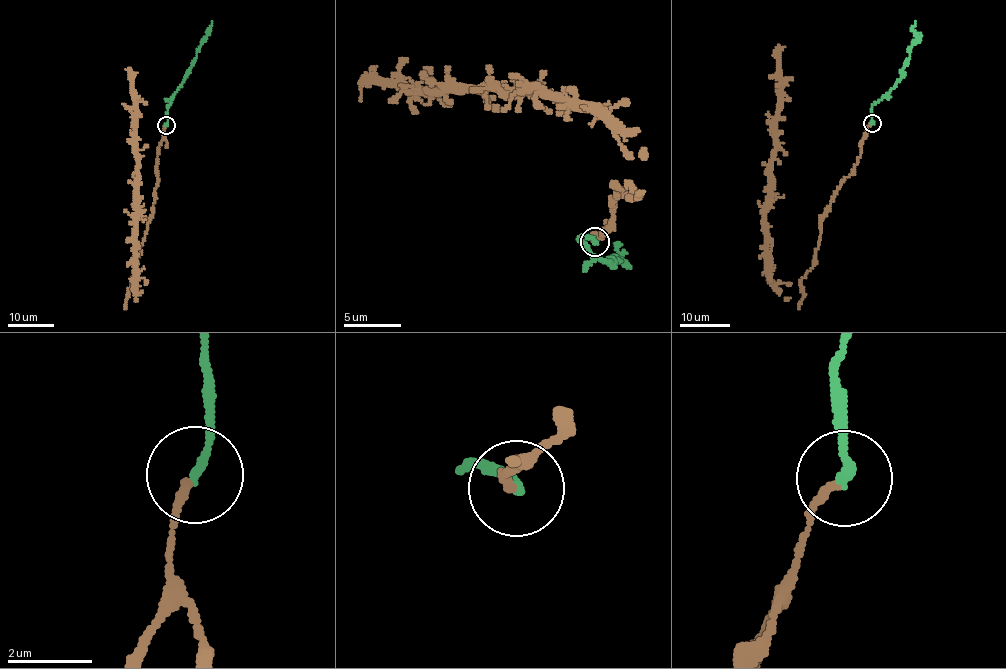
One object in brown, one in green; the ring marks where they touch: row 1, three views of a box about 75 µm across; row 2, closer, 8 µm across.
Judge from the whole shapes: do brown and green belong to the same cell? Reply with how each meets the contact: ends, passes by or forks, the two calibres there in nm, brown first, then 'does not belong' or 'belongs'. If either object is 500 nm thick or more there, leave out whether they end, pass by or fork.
brown ends; green ends; calibres 200 and 220 nm; belongs

